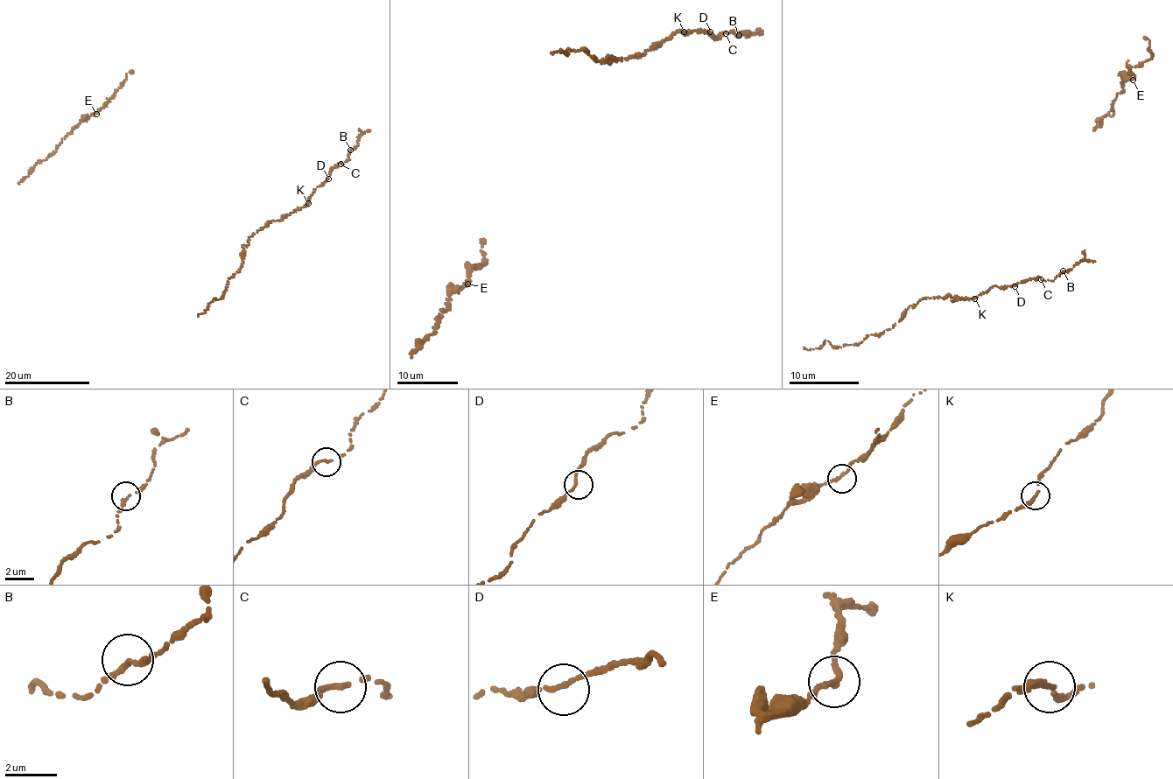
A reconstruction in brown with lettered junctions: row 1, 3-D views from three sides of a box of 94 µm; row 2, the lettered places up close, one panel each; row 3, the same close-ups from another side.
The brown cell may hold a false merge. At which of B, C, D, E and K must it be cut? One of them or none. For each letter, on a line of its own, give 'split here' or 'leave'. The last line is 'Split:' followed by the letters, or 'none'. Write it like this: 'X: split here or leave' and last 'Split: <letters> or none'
B: leave
C: leave
D: leave
E: leave
K: leave
Split: none

